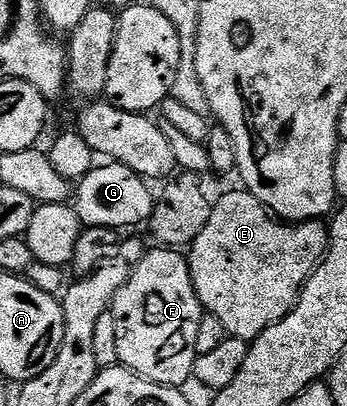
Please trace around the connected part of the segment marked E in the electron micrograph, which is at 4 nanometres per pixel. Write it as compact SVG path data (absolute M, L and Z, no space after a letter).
M238 188L216 201L201 234L189 246L191 279L204 311L215 314L233 338L254 340L273 324L281 321L295 307L299 294L315 267L327 252L329 230L322 221L288 224L262 206L246 189Z

